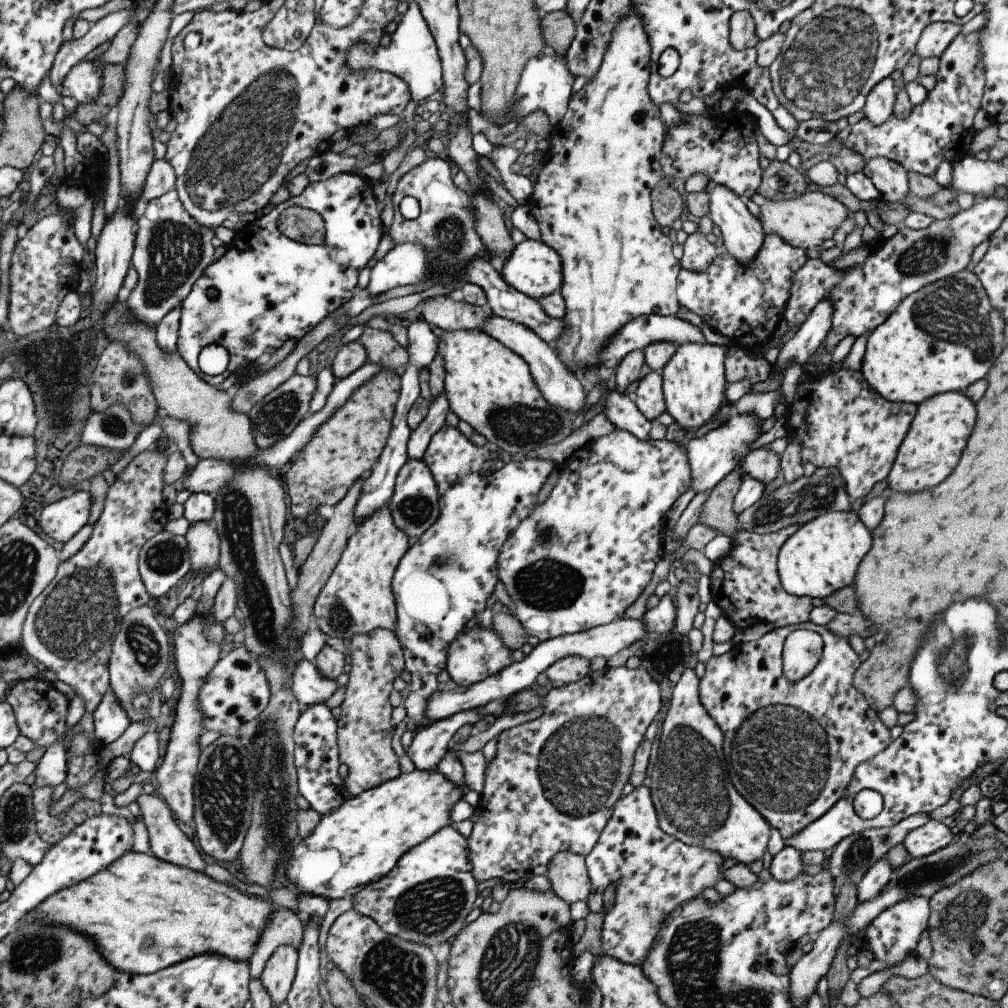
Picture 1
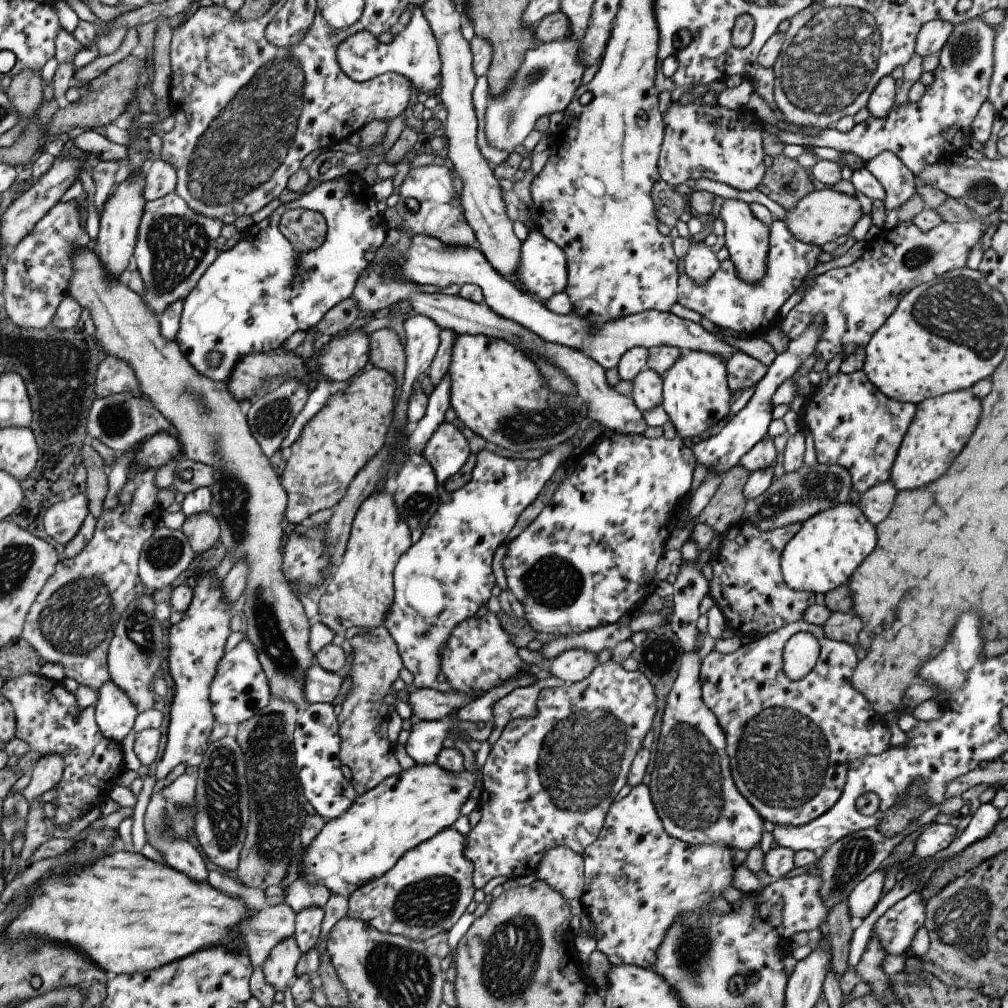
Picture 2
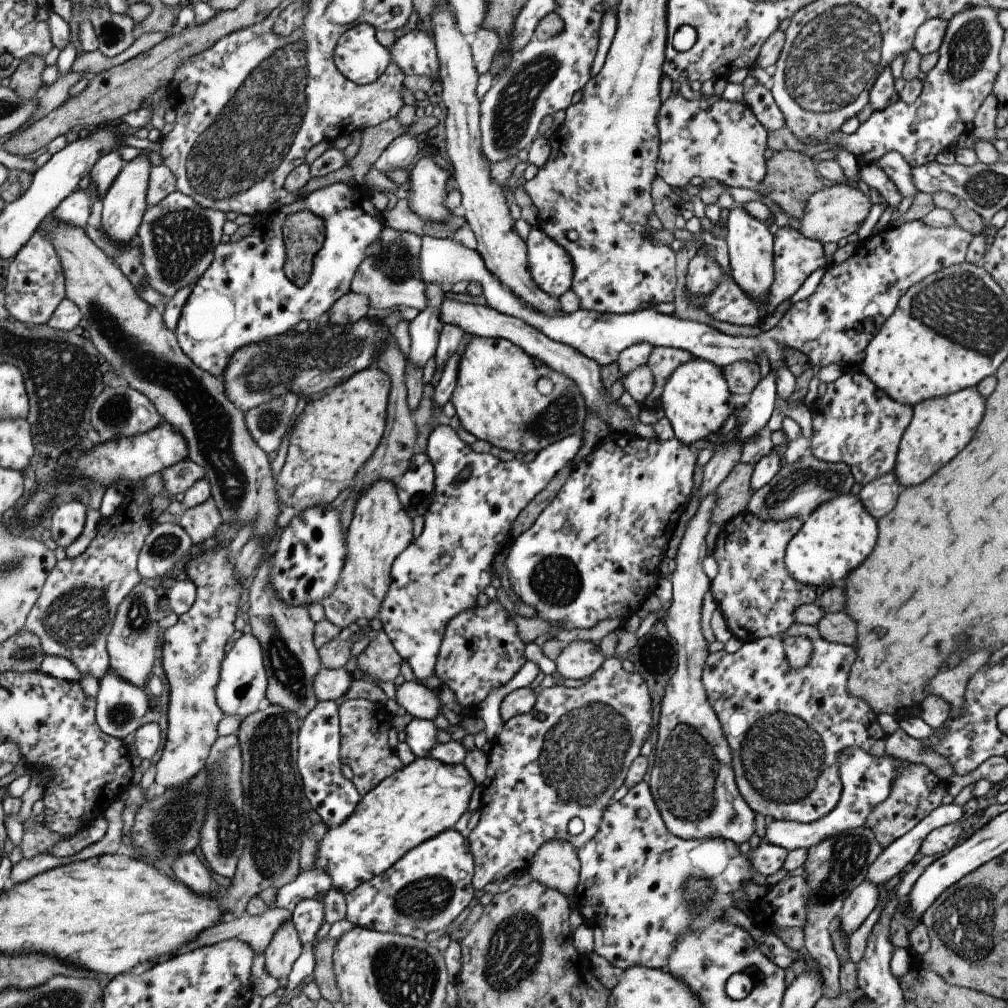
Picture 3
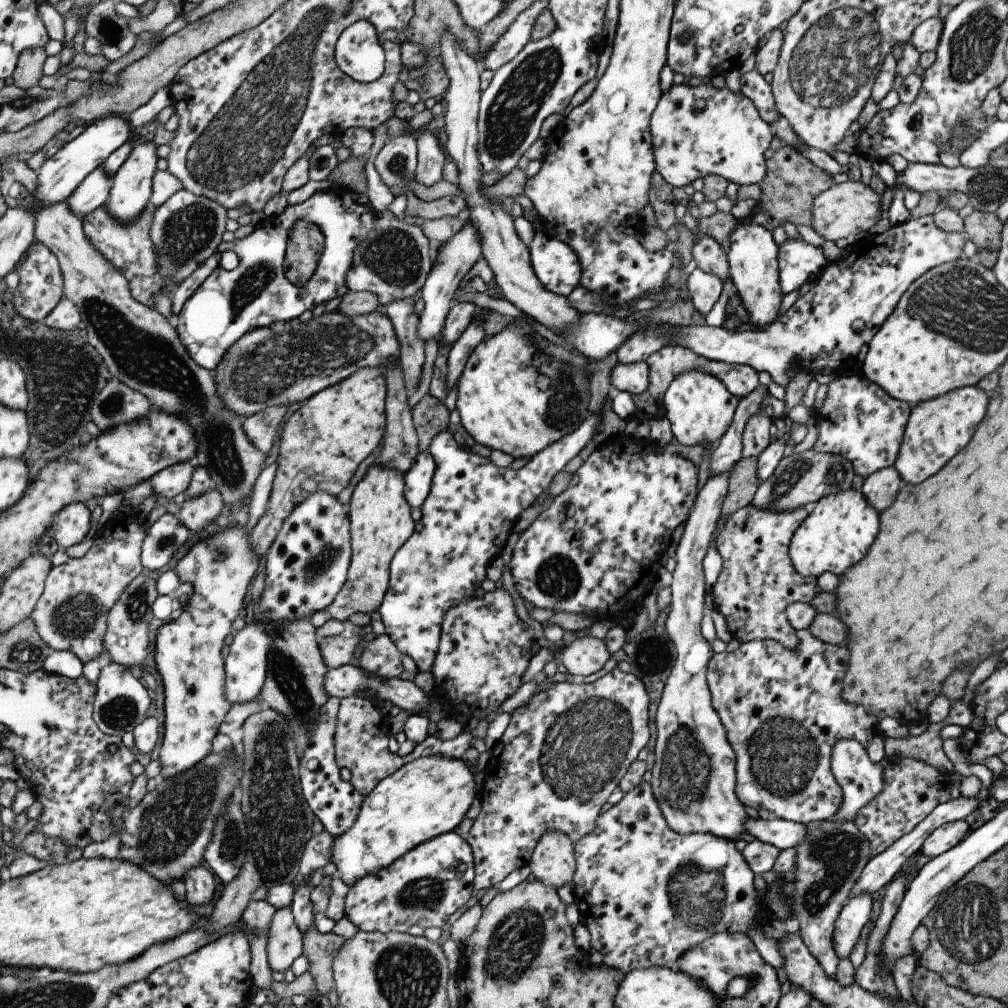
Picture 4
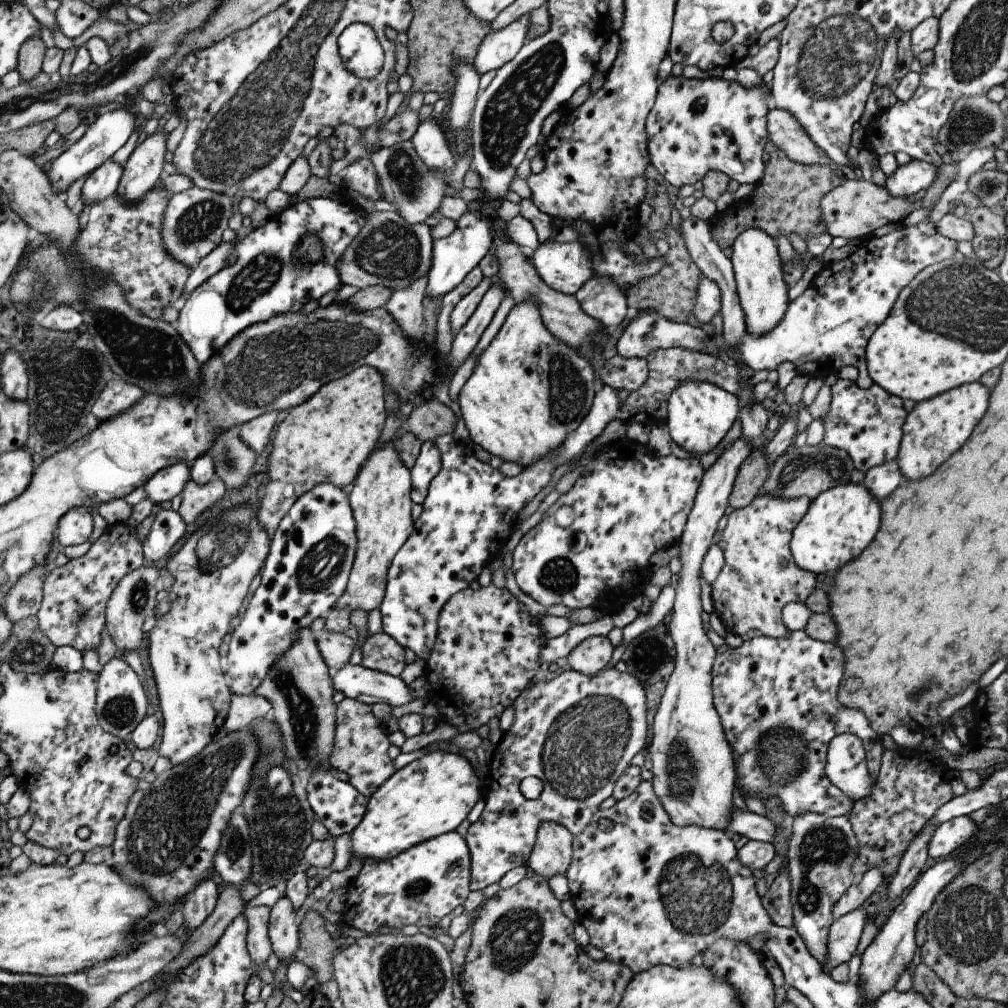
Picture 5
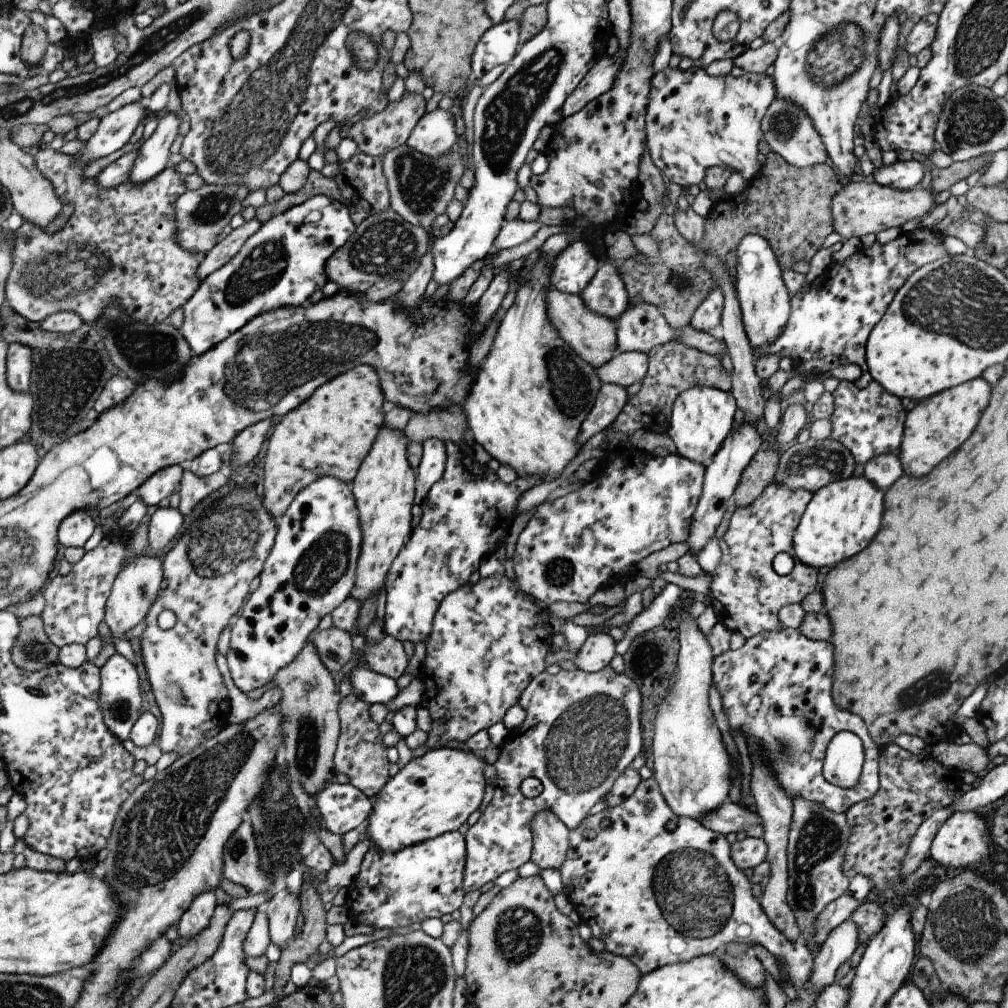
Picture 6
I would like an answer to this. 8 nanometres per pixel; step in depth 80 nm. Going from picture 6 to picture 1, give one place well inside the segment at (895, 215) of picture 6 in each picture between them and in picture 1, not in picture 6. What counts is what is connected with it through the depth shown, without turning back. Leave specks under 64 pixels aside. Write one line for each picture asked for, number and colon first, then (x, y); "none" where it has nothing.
1: (805, 221)
2: (823, 215)
3: (834, 212)
4: (850, 207)
5: (855, 208)

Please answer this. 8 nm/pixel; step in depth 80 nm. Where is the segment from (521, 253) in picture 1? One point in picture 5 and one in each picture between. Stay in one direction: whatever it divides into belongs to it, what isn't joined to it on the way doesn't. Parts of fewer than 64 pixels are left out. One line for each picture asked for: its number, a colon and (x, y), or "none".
2: (542, 270)
3: (551, 269)
4: (555, 264)
5: (564, 267)

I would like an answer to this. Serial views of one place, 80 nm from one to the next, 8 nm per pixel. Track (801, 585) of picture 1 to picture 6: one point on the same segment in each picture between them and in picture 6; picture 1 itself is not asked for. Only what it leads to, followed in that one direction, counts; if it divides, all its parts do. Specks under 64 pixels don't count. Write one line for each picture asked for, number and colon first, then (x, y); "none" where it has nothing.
2: (829, 545)
3: (837, 534)
4: (837, 531)
5: (839, 522)
6: (842, 516)

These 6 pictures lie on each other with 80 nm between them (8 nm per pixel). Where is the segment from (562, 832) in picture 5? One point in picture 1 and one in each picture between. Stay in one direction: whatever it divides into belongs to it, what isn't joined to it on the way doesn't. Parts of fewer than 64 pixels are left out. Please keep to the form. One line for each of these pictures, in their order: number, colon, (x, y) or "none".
1: (567, 875)
2: (561, 868)
3: (555, 864)
4: (552, 861)

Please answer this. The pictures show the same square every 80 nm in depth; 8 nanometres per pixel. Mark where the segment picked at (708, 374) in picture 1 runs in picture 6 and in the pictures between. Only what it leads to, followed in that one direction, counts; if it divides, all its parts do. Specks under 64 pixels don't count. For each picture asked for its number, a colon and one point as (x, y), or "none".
2: (695, 396)
3: (695, 399)
4: (699, 408)
5: (698, 414)
6: (701, 417)

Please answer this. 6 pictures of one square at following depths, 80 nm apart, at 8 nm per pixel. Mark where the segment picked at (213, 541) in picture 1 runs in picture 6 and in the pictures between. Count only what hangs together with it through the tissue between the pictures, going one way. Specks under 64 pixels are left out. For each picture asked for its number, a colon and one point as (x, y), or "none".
2: (202, 530)
3: (199, 522)
4: (195, 513)
5: (195, 498)
6: (191, 489)

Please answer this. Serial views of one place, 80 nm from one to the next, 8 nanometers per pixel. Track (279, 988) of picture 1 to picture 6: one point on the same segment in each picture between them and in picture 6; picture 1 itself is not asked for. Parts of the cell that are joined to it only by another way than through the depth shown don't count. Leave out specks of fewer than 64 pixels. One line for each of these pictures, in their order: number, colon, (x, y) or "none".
2: (278, 967)
3: (284, 947)
4: (283, 943)
5: (282, 931)
6: (282, 908)

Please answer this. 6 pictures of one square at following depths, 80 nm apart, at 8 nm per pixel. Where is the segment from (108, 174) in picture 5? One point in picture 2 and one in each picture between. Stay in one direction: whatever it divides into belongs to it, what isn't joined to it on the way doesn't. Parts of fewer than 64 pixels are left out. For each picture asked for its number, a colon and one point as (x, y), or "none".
2: (36, 273)
3: (75, 207)
4: (92, 191)

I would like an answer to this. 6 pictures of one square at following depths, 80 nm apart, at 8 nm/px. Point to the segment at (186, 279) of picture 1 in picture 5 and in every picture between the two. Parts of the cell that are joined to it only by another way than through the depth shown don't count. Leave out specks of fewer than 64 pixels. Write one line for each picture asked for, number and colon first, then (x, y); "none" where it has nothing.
2: (174, 245)
3: (177, 237)
4: (186, 229)
5: (193, 220)

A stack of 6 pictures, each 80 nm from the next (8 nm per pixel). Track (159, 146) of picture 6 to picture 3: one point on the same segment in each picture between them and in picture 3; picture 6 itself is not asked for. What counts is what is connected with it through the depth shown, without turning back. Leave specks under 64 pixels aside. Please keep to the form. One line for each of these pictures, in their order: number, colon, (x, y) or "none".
3: (124, 202)
4: (130, 187)
5: (141, 171)

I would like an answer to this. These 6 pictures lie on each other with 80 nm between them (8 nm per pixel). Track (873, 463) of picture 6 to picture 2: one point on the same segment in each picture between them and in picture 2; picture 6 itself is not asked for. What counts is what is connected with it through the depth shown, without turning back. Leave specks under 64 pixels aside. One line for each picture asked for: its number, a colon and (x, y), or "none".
2: (875, 503)
3: (878, 495)
4: (879, 488)
5: (880, 479)

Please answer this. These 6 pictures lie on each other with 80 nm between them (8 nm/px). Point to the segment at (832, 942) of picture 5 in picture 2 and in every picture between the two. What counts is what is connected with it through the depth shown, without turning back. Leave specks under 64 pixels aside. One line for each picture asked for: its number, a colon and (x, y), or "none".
2: (860, 903)
3: (861, 900)
4: (853, 915)

